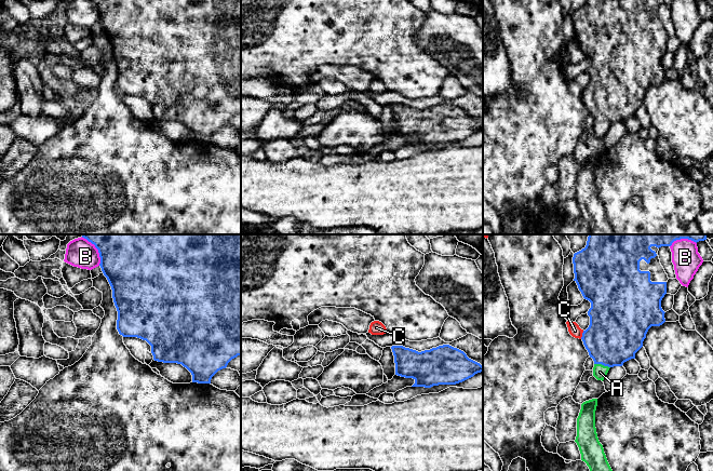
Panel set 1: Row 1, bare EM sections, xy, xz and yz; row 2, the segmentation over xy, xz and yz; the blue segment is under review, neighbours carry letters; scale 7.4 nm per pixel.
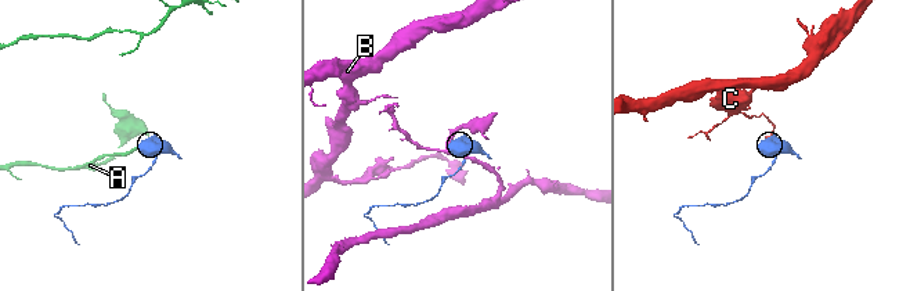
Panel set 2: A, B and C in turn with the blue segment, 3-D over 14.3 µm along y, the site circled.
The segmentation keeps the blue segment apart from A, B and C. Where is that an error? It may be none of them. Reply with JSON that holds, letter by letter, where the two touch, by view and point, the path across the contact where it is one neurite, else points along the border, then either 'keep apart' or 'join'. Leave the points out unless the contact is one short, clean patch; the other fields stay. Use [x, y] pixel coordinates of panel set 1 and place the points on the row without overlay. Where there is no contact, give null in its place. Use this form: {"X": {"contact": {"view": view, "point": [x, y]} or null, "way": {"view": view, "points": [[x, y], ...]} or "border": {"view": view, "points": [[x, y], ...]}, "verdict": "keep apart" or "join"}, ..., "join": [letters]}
{"A": {"contact": {"view": "yz", "point": [602, 122]}, "way": {"view": "yz", "points": [[615, 92], [611, 95], [602, 122], [600, 130]]}, "verdict": "join"}, "B": {"contact": {"view": "xy", "point": [98, 10]}, "verdict": "keep apart"}, "C": {"contact": {"view": "yz", "point": [582, 93]}, "border": {"view": "yz", "points": [[583, 89], [580, 96]]}, "verdict": "keep apart"}, "join": ["A"]}

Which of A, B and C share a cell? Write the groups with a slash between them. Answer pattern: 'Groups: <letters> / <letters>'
Groups: A / B / C

